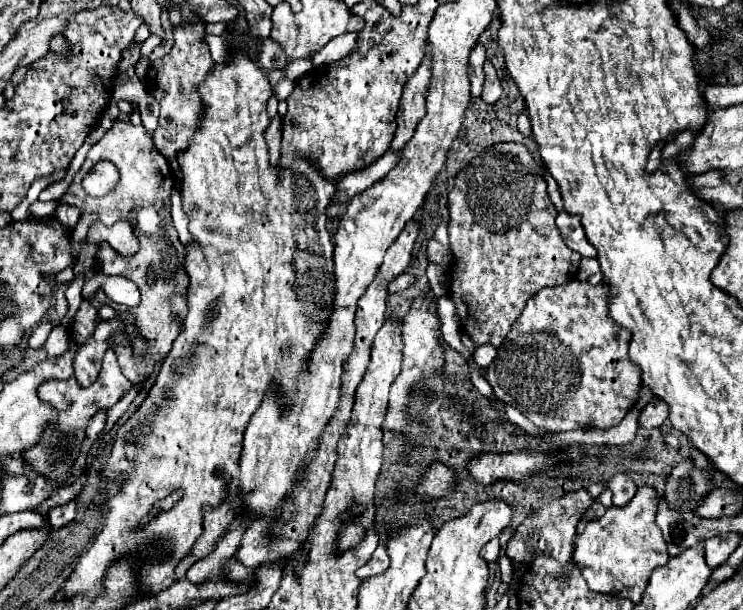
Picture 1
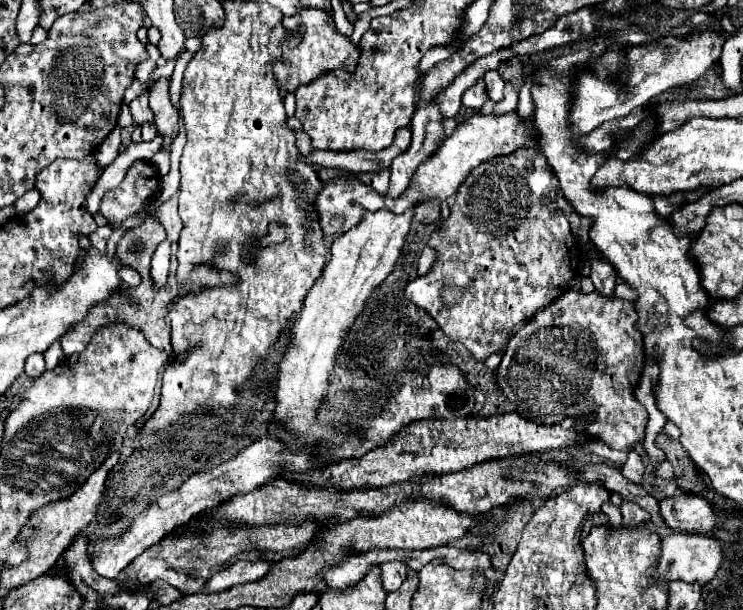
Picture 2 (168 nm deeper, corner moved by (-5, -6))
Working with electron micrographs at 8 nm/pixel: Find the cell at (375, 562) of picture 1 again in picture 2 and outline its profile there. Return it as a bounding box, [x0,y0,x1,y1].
[380,560,408,592]

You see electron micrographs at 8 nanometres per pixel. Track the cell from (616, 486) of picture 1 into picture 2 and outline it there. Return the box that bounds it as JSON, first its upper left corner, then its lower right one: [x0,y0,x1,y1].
[619,500,649,528]

